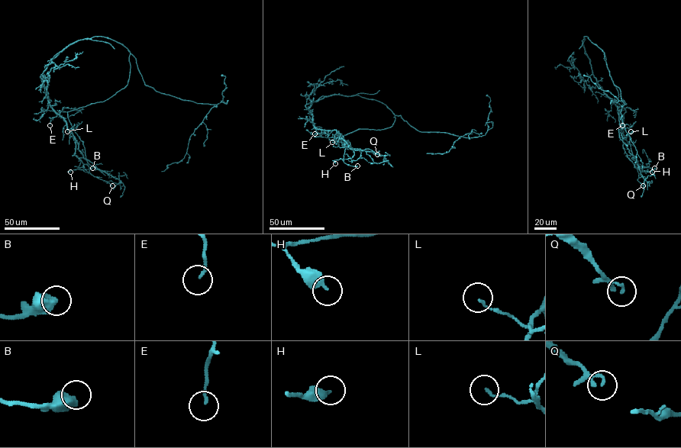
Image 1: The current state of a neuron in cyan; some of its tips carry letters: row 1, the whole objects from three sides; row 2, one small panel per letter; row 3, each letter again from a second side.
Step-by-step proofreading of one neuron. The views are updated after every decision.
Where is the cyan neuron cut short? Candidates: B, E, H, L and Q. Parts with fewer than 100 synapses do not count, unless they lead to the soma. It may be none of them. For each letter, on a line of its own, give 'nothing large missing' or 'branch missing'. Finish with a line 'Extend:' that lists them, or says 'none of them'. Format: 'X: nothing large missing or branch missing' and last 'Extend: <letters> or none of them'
B: nothing large missing
E: nothing large missing
H: nothing large missing
L: nothing large missing
Q: nothing large missing
Extend: none of them

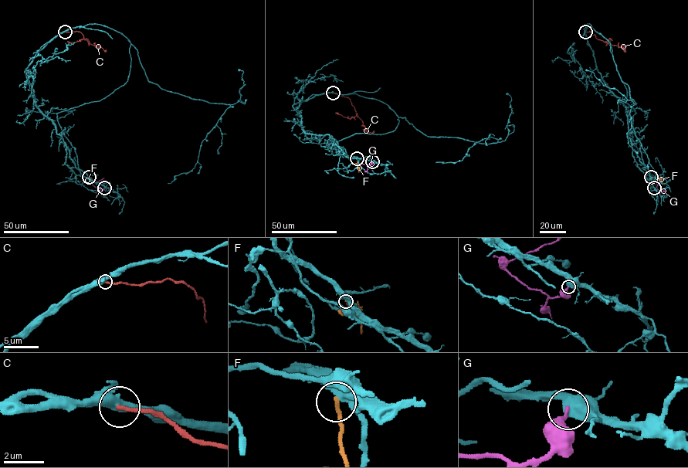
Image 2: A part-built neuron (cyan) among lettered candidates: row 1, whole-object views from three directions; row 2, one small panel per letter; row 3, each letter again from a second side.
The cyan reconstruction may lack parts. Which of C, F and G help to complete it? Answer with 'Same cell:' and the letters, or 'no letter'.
Same cell: no letter

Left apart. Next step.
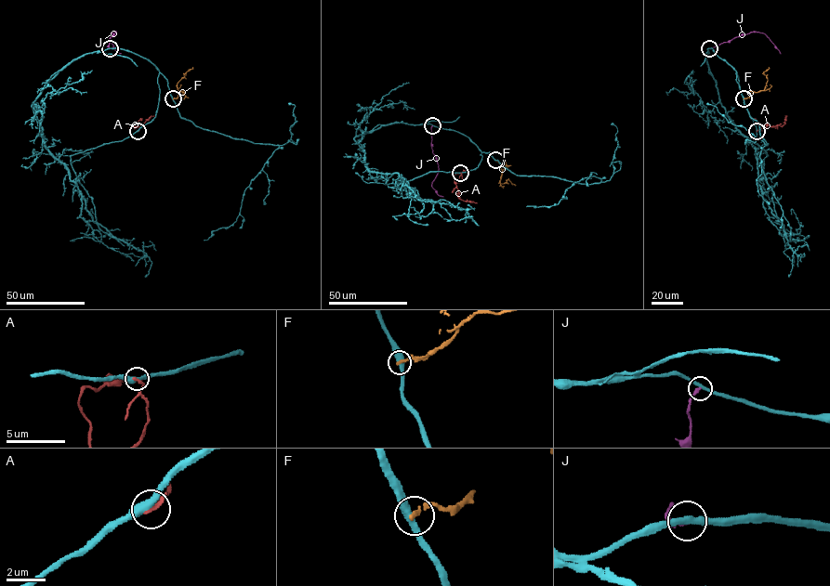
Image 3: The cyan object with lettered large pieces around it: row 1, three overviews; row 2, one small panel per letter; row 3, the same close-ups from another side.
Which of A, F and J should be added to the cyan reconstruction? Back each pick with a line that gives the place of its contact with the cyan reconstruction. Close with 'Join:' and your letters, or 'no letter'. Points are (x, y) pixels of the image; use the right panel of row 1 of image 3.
Join: no letter

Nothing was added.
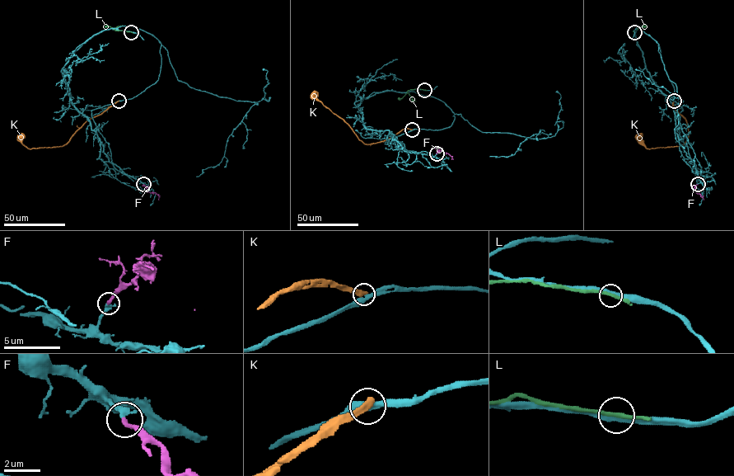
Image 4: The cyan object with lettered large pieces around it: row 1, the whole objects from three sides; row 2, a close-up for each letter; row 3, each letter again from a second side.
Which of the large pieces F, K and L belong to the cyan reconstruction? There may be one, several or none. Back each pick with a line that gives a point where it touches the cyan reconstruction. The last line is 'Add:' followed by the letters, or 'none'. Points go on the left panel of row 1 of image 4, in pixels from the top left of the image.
F: (143, 184)
Add: F

